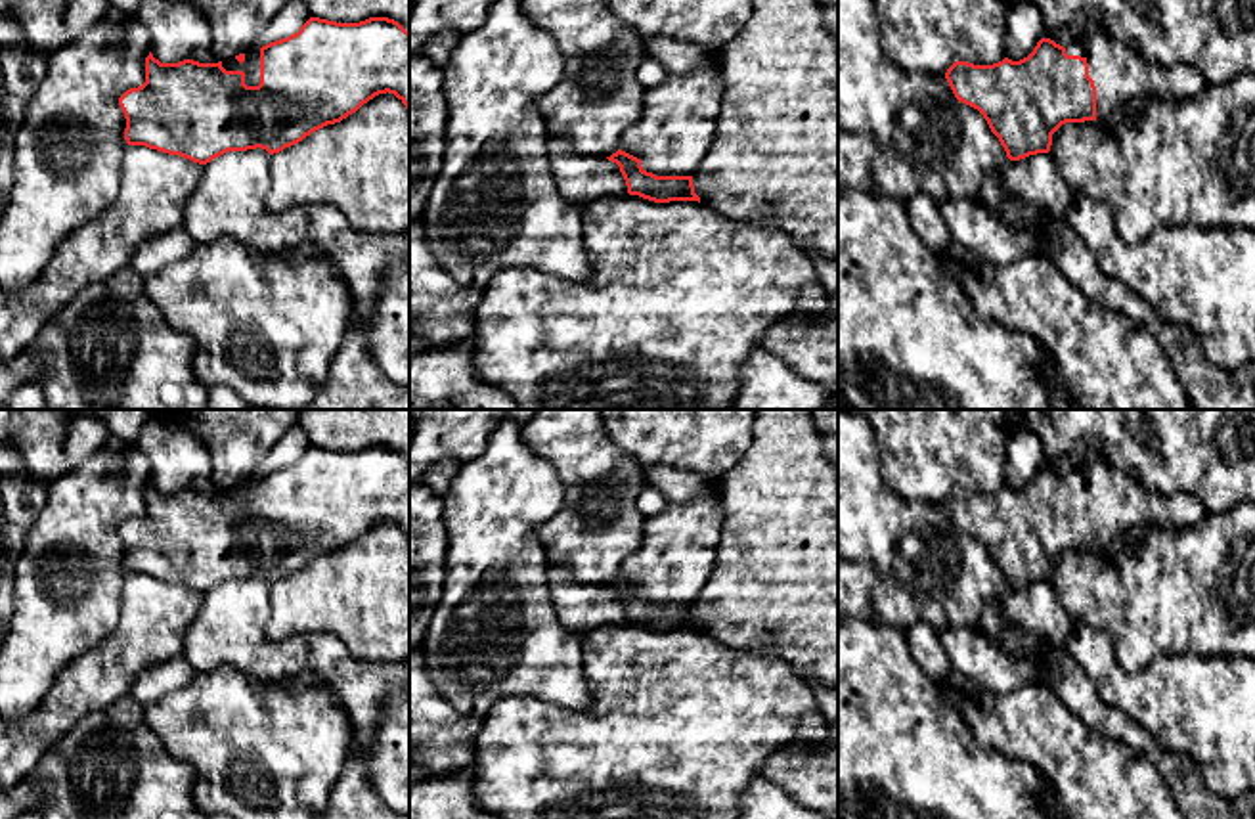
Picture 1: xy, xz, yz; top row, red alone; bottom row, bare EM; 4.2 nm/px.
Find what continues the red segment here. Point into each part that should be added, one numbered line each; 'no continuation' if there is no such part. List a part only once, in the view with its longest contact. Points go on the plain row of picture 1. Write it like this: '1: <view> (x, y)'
1: yz (1122, 504)

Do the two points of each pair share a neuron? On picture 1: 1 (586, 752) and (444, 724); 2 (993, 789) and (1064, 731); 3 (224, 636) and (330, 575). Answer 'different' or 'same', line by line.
1: different
2: different
3: different

